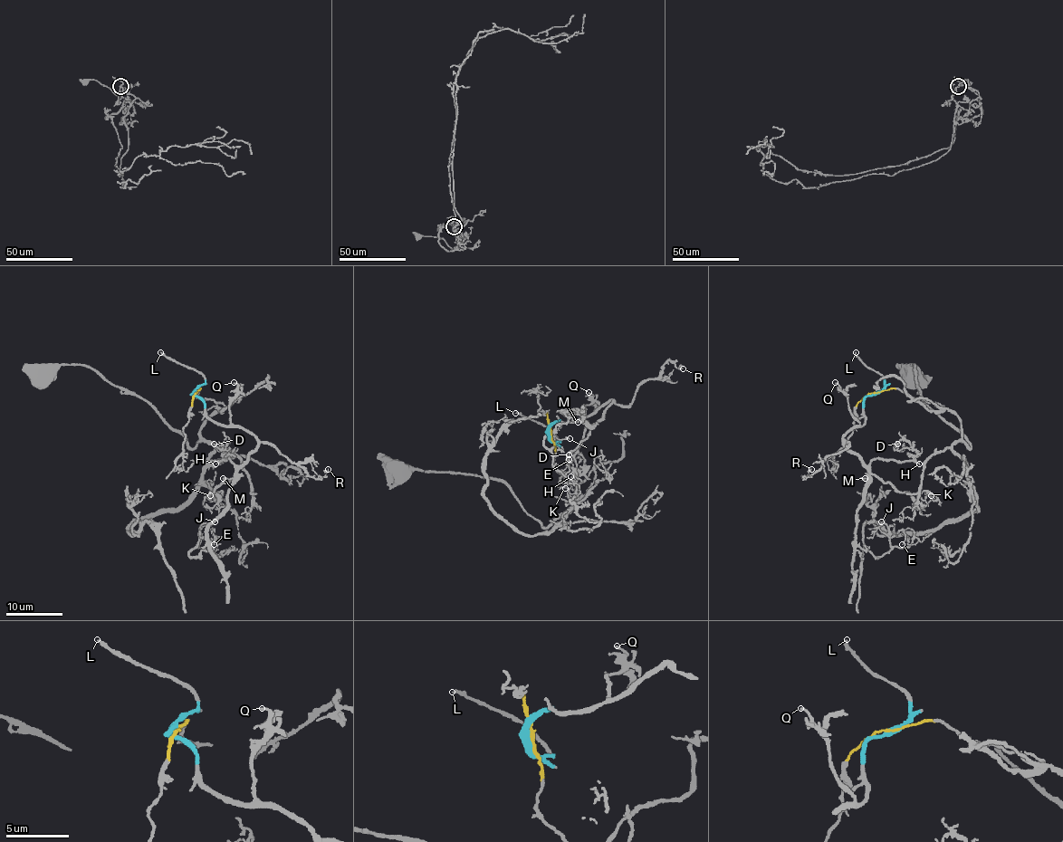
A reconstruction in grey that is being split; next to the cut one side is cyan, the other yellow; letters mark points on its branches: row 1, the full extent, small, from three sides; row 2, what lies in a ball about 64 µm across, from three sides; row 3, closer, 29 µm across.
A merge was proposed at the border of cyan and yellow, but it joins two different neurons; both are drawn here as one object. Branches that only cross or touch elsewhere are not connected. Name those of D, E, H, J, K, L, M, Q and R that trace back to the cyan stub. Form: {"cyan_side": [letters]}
{"cyan_side": ["D", "E", "H", "J", "K", "L", "M", "Q", "R"]}

